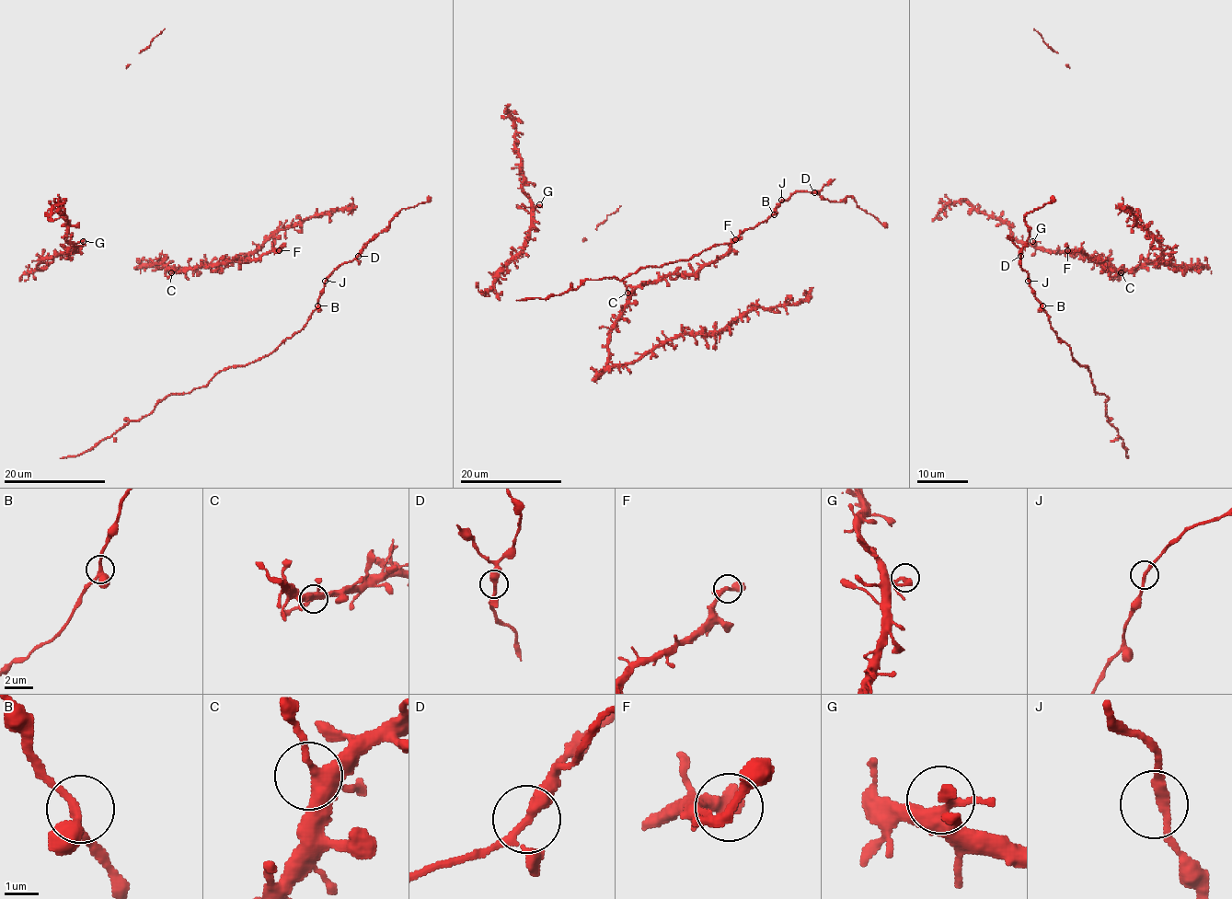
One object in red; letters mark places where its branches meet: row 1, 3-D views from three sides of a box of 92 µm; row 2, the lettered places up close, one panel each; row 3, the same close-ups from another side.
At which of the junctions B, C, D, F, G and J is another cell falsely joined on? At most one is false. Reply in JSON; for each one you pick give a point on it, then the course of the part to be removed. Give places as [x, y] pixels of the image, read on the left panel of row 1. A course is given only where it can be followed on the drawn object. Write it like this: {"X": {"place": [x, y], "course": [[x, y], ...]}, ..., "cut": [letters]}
{"cut": []}

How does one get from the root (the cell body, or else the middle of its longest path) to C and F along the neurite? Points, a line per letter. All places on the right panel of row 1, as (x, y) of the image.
C: (1101, 262), (1111, 270), (1121, 272)
F: (1101, 262), (1095, 262), (1080, 252), (1067, 250)

